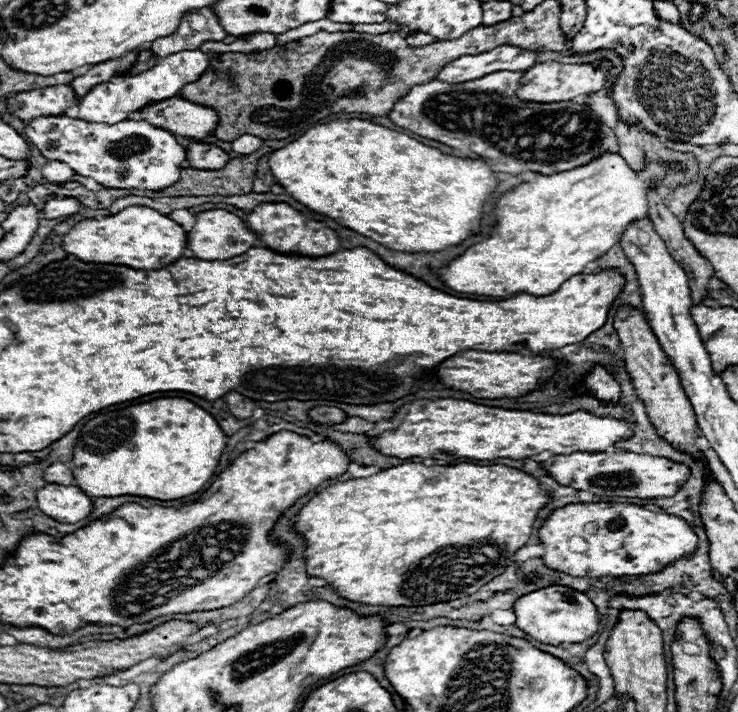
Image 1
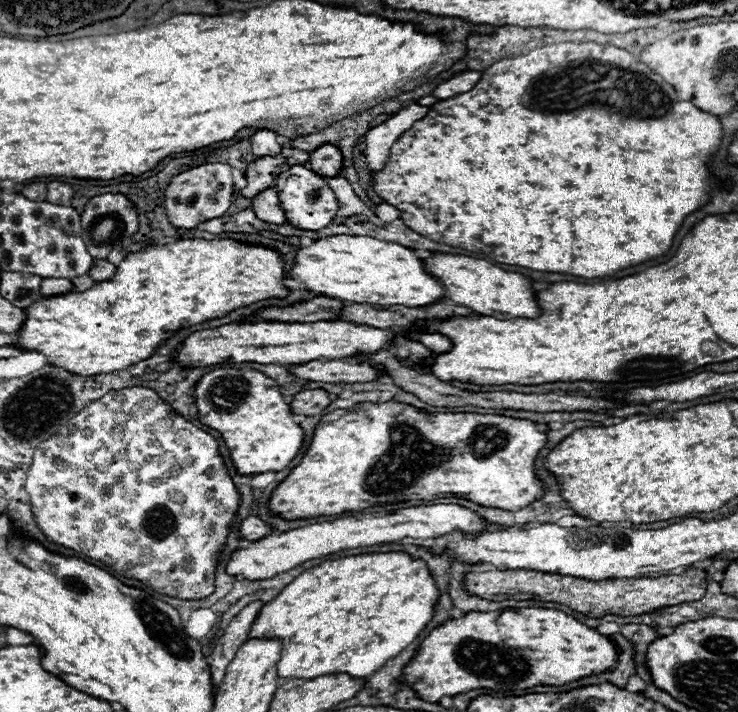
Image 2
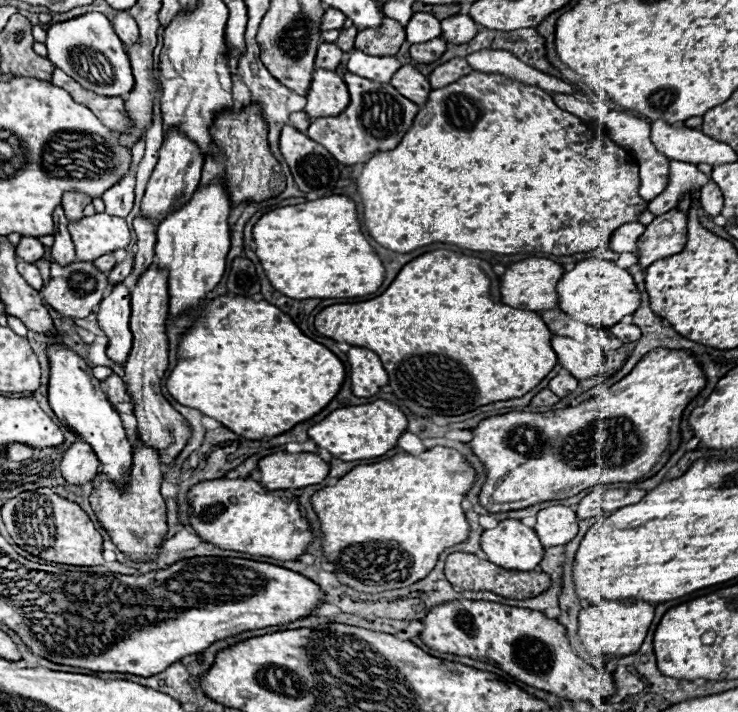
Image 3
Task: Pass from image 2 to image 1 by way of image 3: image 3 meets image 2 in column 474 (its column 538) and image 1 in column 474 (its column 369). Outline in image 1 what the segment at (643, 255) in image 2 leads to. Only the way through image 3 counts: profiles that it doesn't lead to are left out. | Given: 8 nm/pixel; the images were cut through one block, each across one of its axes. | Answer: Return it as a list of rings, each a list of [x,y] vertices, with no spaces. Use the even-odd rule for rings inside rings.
[[[360,118],[332,120],[308,128],[298,140],[274,150],[268,166],[274,180],[312,212],[328,216],[390,250],[402,252],[438,252],[478,232],[482,206],[496,188],[494,172],[486,164],[444,154],[402,132]]]

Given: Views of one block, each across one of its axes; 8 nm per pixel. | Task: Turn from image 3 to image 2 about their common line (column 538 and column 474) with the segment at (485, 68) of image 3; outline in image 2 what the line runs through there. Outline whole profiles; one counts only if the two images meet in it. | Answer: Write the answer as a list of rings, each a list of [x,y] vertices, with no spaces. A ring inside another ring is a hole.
[[[464,72],[464,74],[458,74],[458,76],[450,78],[448,82],[440,84],[440,86],[434,90],[434,96],[436,96],[436,98],[452,98],[452,96],[470,92],[470,90],[478,84],[480,76],[482,76],[480,72]]]

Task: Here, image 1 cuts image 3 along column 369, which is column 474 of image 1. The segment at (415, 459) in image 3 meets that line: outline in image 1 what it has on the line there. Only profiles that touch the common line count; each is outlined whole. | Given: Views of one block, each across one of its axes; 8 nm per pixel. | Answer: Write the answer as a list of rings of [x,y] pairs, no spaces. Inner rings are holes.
[[[402,464],[396,468],[380,470],[378,474],[372,474],[368,478],[352,478],[346,482],[338,482],[334,486],[324,488],[320,494],[310,498],[302,510],[294,516],[292,530],[296,534],[302,534],[306,538],[306,550],[304,550],[304,562],[306,562],[306,574],[310,578],[322,578],[328,586],[332,586],[338,596],[356,602],[356,604],[372,604],[372,606],[428,606],[436,602],[450,602],[454,598],[464,598],[484,584],[488,584],[494,576],[502,574],[506,566],[512,564],[512,556],[518,548],[522,548],[532,532],[532,524],[536,520],[536,514],[544,504],[548,502],[548,494],[540,492],[540,484],[516,470],[502,464],[494,466],[476,466],[476,464],[454,464],[454,466],[424,466],[424,464]]]

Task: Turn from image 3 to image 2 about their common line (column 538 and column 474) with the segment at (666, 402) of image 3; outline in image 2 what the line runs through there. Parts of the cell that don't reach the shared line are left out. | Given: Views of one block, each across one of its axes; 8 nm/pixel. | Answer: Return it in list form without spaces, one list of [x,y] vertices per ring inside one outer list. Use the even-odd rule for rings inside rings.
[[[394,400],[382,404],[364,402],[338,420],[334,420],[334,412],[322,416],[302,462],[274,490],[268,506],[286,520],[360,510],[360,502],[396,504],[448,494],[490,508],[524,508],[524,504],[532,504],[532,500],[544,496],[542,482],[534,472],[534,460],[546,440],[546,432],[538,430],[538,424],[532,420],[468,412],[436,414]]]

